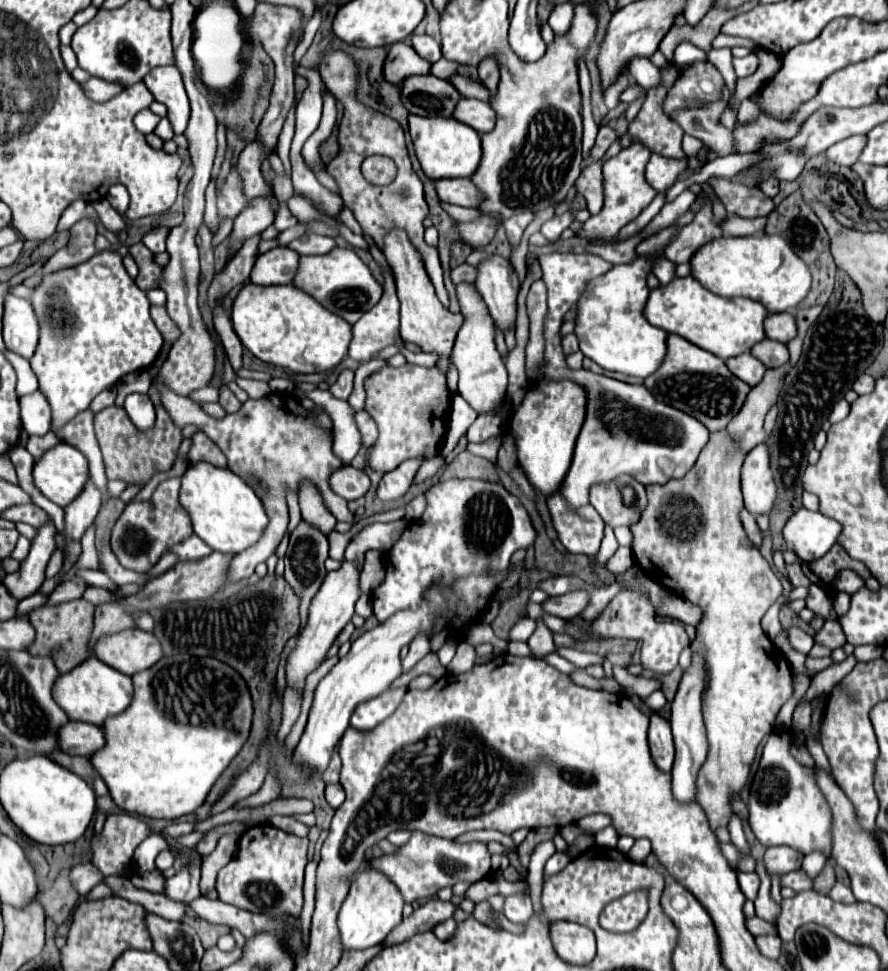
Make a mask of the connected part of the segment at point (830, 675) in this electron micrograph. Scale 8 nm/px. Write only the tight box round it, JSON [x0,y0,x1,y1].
[801,654,857,702]

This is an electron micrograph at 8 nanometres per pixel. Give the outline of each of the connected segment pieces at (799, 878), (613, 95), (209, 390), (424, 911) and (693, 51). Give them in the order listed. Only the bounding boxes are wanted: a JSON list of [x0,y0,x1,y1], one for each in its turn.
[[781,870,813,892],[605,74,629,110],[189,386,219,404],[385,898,459,946],[673,40,705,66]]

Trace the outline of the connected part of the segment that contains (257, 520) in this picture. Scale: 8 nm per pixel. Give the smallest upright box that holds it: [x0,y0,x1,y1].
[181,462,267,554]

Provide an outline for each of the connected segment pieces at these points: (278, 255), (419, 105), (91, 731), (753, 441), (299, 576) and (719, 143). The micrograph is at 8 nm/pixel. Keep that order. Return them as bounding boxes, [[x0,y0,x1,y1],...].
[[251,248,299,284],[401,74,461,118],[59,720,105,758],[727,364,789,456],[285,522,329,626],[669,104,733,156]]

